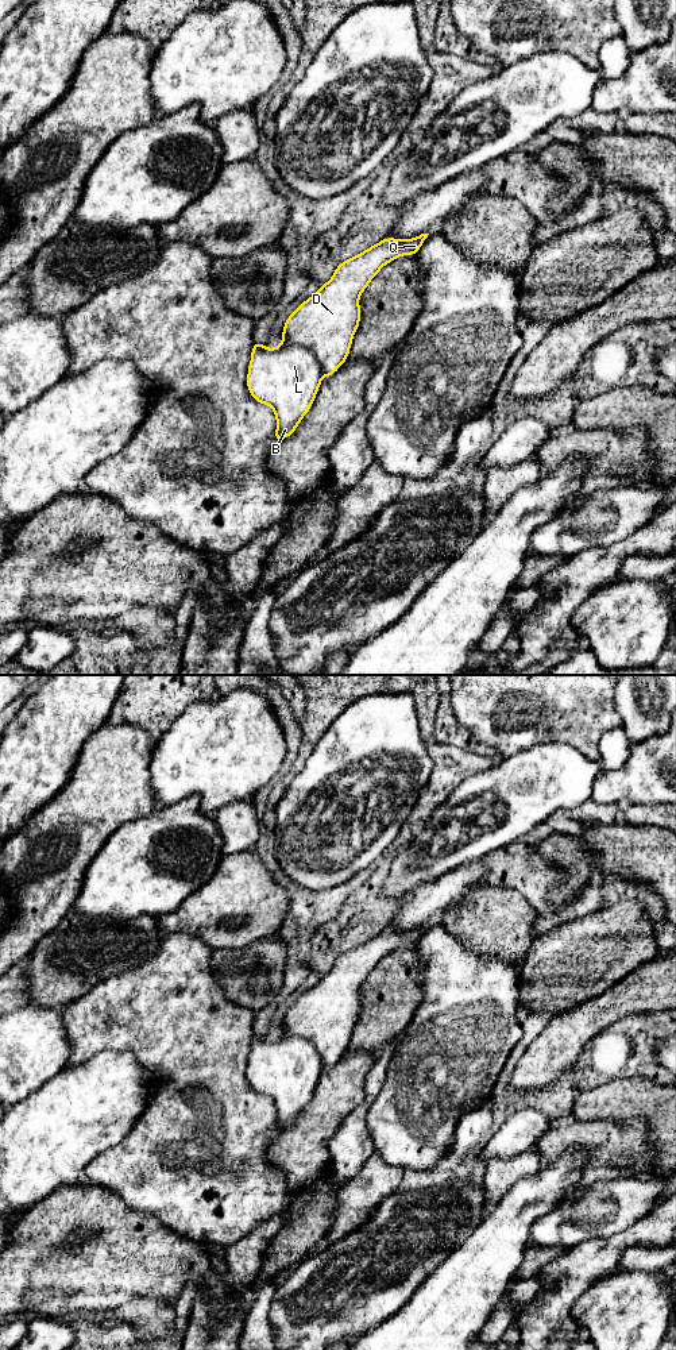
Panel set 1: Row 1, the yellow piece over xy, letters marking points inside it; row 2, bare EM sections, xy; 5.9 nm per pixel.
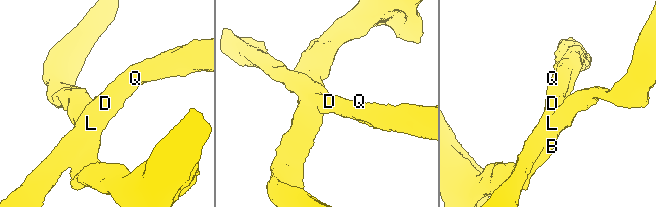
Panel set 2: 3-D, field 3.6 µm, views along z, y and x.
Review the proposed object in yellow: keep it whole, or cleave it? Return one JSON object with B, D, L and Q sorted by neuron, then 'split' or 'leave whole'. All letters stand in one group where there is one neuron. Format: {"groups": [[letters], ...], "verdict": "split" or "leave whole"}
{"groups": [["B", "L"], ["D", "Q"]], "verdict": "split"}

